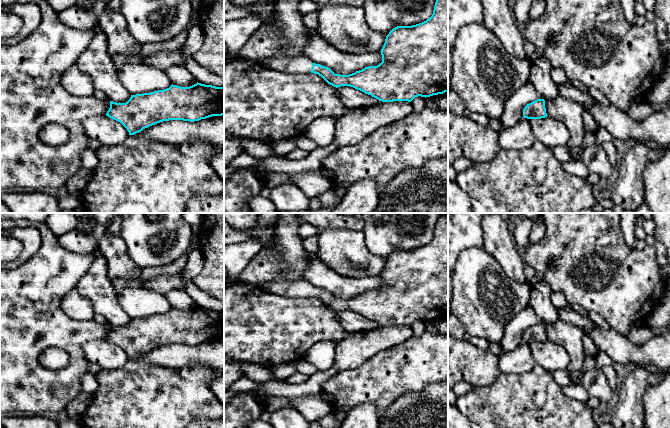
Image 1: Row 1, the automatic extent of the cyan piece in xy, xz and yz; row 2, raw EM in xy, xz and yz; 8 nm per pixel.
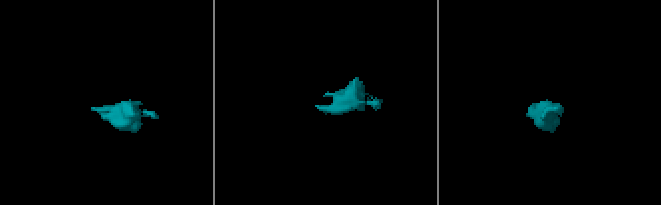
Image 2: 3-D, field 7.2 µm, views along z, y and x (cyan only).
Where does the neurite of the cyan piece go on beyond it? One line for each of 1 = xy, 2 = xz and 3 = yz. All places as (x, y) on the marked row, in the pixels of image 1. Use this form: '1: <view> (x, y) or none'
1: none
2: xz (303, 65)
3: none

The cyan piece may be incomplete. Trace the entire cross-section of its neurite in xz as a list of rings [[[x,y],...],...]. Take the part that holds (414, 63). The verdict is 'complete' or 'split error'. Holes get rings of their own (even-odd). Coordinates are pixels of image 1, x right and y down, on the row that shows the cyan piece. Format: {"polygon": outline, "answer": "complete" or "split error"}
{"polygon": [[[436,0],[433,14],[426,21],[412,26],[397,26],[386,36],[381,49],[382,62],[377,66],[365,67],[349,75],[335,74],[330,68],[312,63],[307,57],[302,58],[265,58],[259,62],[270,70],[285,74],[318,74],[328,84],[338,88],[350,86],[371,95],[382,102],[408,101],[415,97],[430,97],[448,92],[448,0]]], "answer": "split error"}

